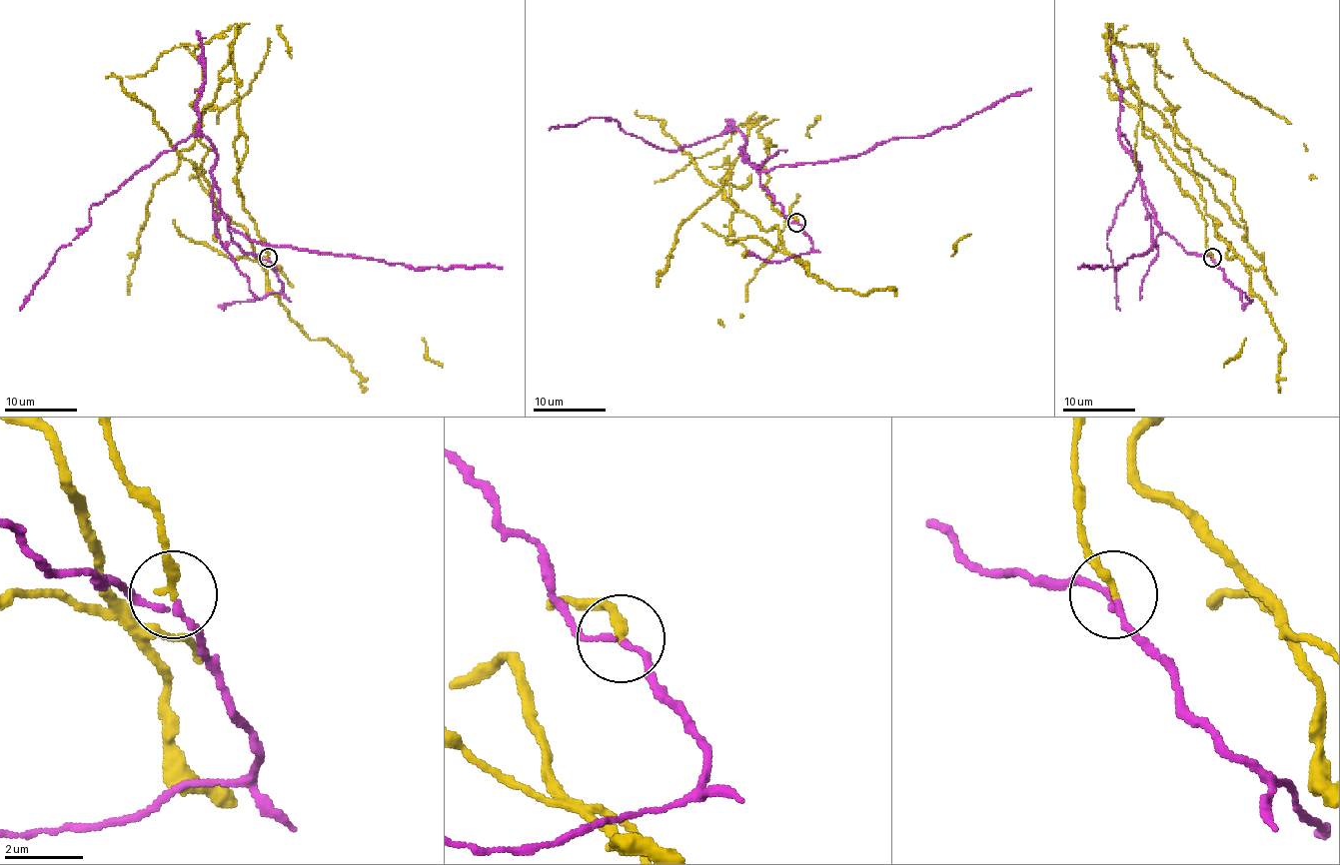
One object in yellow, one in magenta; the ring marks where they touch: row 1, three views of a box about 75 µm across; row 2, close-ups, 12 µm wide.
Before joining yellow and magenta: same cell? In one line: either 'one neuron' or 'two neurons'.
two neurons

